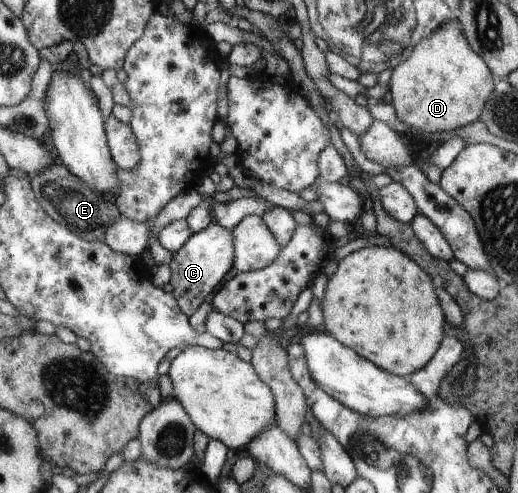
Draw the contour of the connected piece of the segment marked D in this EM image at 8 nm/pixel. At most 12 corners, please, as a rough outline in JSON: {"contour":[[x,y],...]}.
{"contour":[[453,18],[393,68],[387,100],[427,134],[480,120],[499,82]]}

